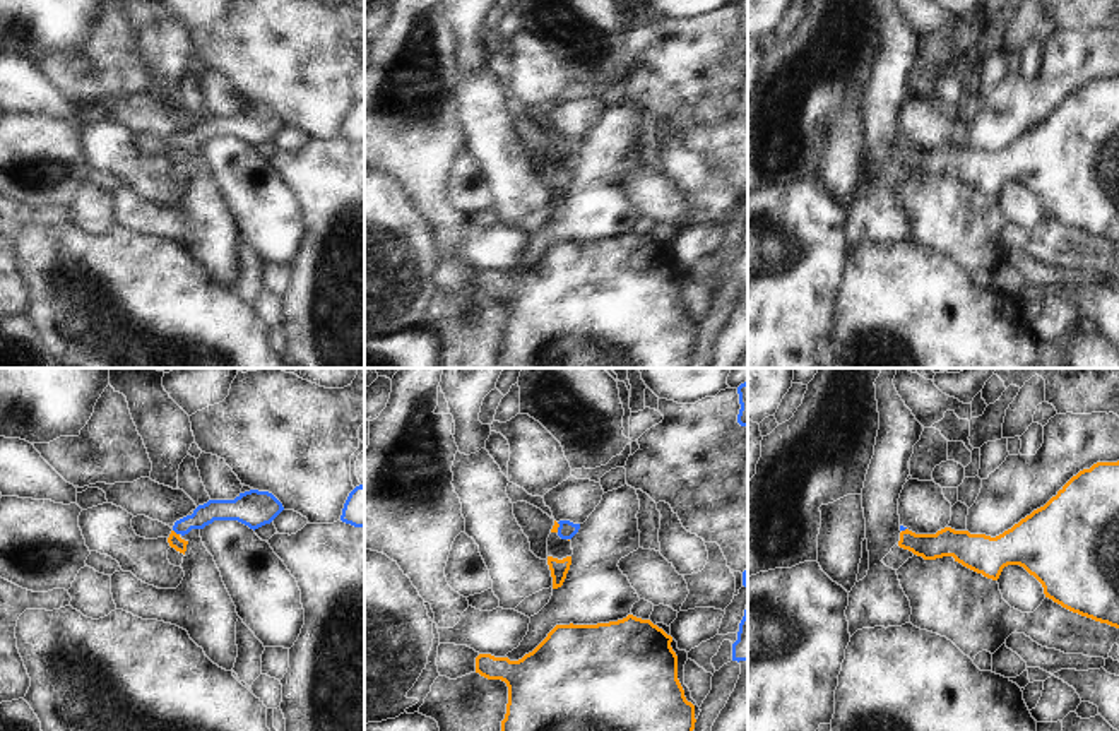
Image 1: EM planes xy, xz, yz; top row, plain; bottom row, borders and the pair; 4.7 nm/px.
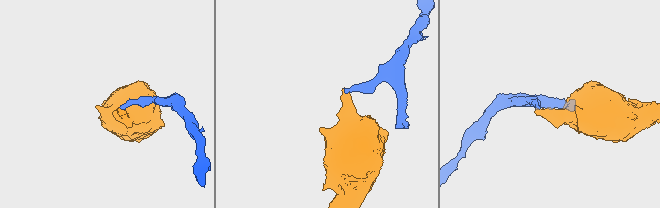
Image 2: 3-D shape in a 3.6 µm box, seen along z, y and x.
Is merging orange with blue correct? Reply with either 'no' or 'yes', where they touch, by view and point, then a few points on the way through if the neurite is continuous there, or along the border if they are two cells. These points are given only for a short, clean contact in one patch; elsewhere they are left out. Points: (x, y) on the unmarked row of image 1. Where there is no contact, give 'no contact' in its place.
no; meets orange in xy at (175, 149); border along xy (173, 146), (178, 151)

